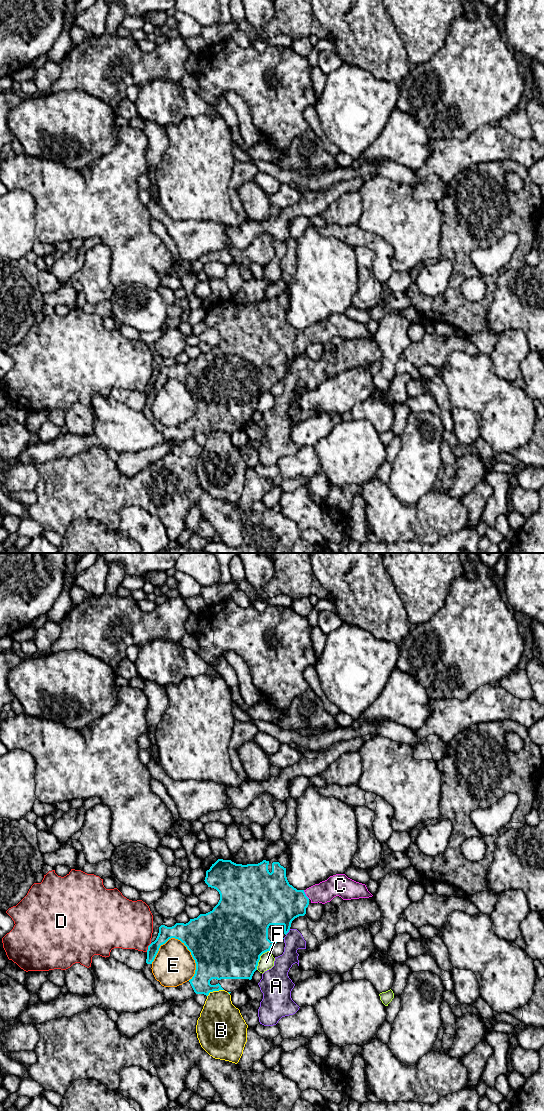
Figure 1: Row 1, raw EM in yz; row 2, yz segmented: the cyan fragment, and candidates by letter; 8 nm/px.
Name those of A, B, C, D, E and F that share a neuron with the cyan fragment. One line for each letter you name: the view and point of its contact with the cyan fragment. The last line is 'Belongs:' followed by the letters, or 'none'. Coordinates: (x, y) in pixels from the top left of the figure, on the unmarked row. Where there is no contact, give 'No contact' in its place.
C: Touches cyan at yz (305, 334)
Belongs: C

